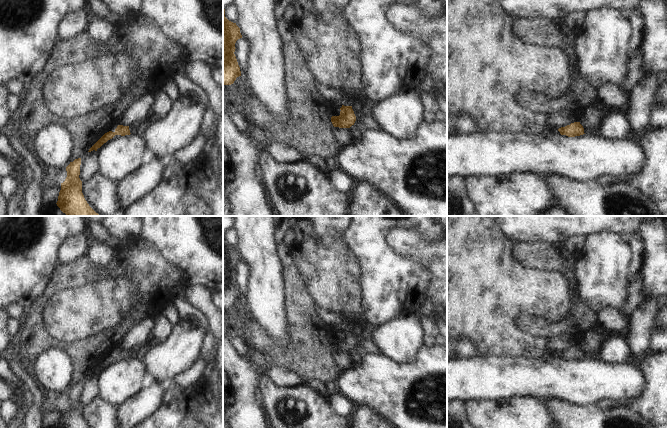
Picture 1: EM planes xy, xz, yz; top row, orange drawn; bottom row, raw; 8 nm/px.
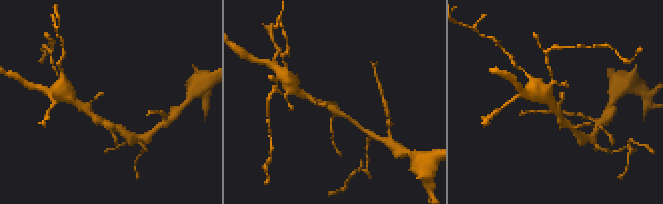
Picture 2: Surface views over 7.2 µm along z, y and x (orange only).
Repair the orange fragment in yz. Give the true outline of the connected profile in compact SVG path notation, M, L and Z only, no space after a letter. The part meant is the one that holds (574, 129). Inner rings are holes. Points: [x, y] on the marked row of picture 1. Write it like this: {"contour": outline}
{"contour": "M574 122L570 125L567 125L565 127L561 127L558 129L561 135L566 135L568 137L575 137L585 134L584 128L580 124L580 122Z"}

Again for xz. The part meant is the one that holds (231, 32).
{"contour": "M223 9L223 85L231 85L241 76L235 52L235 43L242 38L240 28L225 17Z"}

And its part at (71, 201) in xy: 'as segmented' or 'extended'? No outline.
as segmented

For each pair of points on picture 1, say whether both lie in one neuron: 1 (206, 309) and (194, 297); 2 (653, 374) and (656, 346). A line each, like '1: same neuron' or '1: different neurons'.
1: same neuron
2: different neurons

